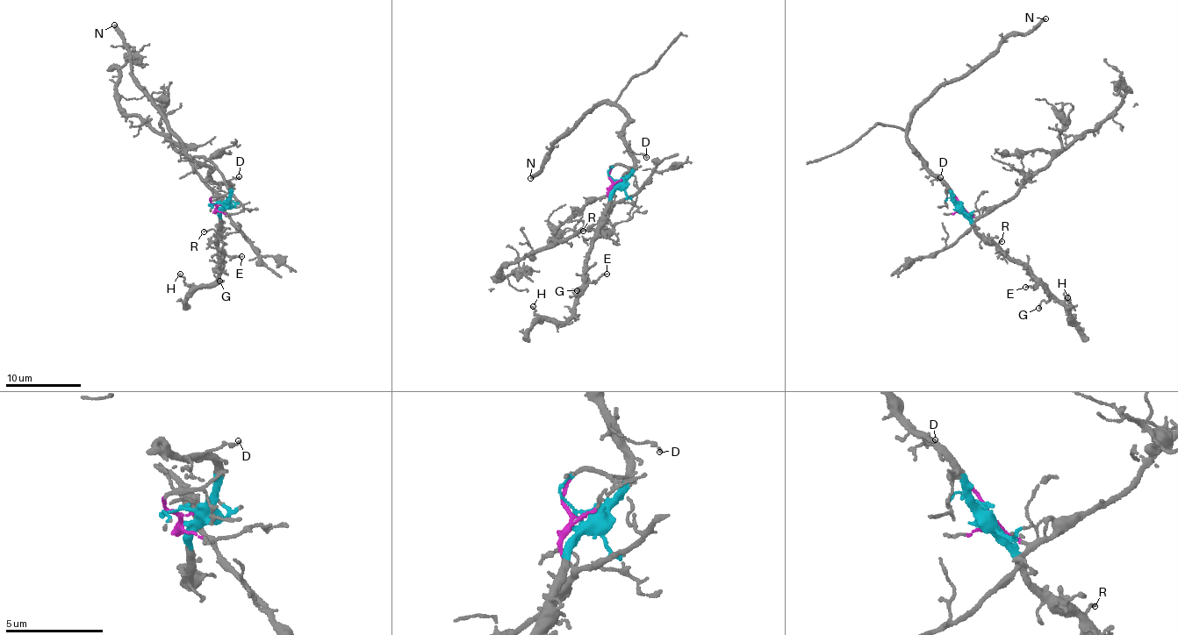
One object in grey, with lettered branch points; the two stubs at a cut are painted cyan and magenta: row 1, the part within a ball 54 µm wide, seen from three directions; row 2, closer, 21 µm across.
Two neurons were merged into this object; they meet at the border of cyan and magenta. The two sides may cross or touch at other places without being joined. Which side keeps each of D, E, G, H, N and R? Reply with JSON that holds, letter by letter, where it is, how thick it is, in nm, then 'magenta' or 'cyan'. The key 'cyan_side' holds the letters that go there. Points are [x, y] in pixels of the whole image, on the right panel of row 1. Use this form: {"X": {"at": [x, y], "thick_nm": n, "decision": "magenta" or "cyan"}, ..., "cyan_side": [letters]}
{"D": {"at": [940, 177], "thick_nm": 140, "decision": "cyan"}, "E": {"at": [1025, 287], "thick_nm": 130, "decision": "cyan"}, "G": {"at": [1038, 308], "thick_nm": 120, "decision": "cyan"}, "H": {"at": [1067, 297], "thick_nm": 130, "decision": "cyan"}, "N": {"at": [1045, 18], "thick_nm": 280, "decision": "cyan"}, "R": {"at": [1002, 241], "thick_nm": 90, "decision": "cyan"}, "cyan_side": ["D", "E", "G", "H", "N", "R"]}

